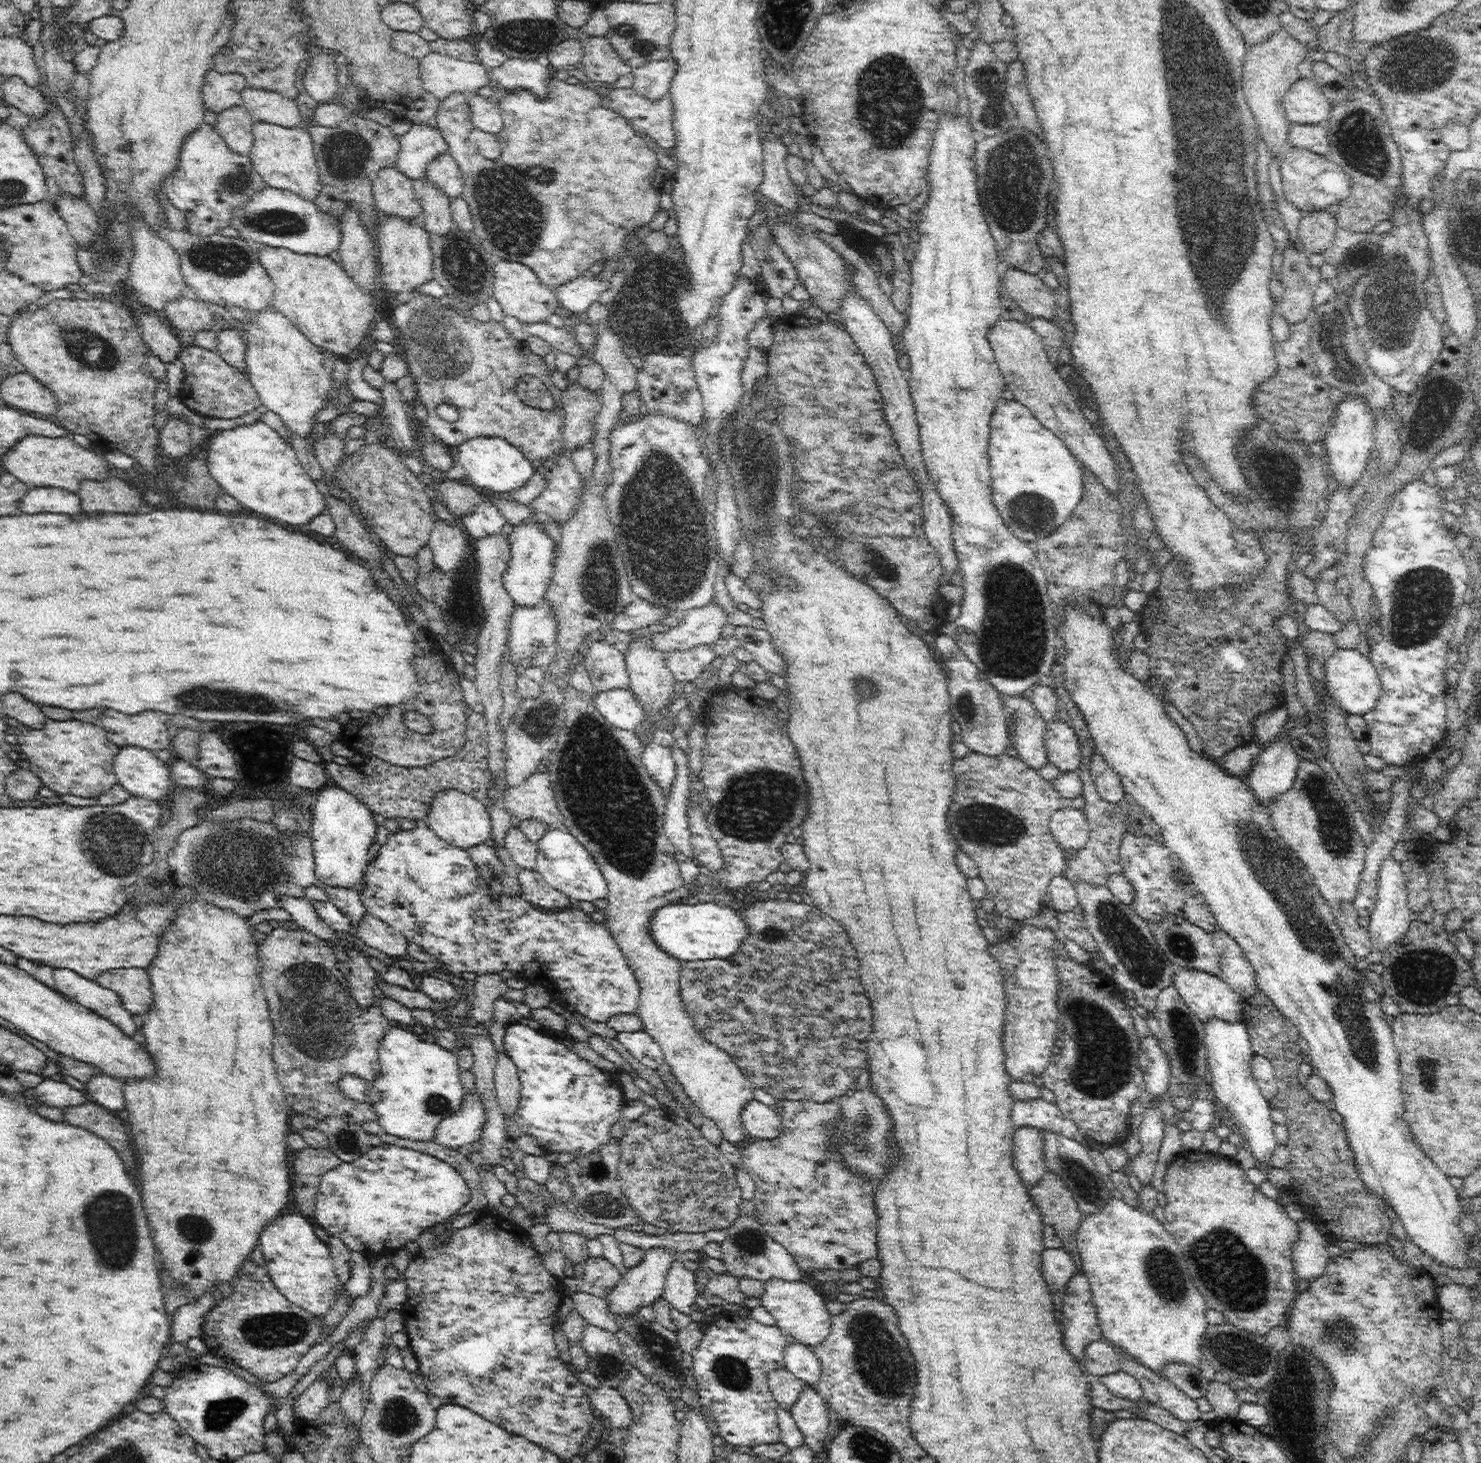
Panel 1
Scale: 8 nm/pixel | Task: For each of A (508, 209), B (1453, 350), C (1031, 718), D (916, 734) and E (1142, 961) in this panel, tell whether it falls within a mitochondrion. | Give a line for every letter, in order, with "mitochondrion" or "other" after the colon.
A: mitochondrion
B: other
C: other
D: other
E: mitochondrion

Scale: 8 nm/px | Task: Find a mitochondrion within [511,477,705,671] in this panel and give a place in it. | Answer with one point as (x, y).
(599, 582)

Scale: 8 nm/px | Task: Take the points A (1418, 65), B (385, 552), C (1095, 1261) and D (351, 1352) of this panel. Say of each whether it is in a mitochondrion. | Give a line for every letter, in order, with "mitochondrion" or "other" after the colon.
A: mitochondrion
B: other
C: other
D: other

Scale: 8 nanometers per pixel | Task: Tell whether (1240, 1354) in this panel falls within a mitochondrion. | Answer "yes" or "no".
yes

